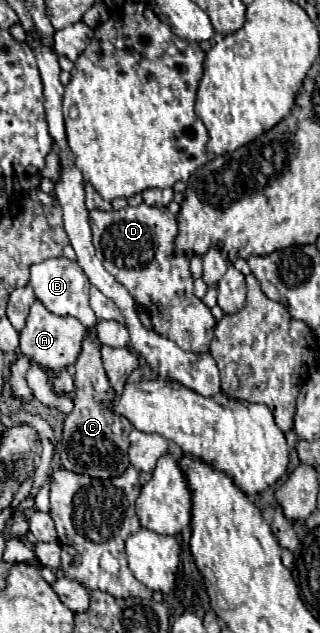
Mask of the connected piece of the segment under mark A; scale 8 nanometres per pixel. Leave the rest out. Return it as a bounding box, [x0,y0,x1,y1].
[20,300,86,368]

